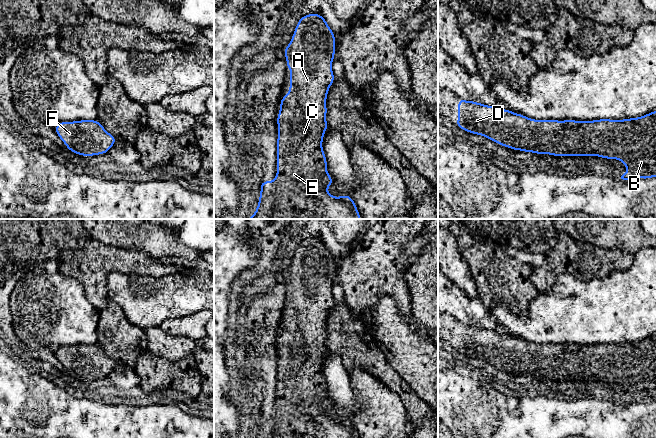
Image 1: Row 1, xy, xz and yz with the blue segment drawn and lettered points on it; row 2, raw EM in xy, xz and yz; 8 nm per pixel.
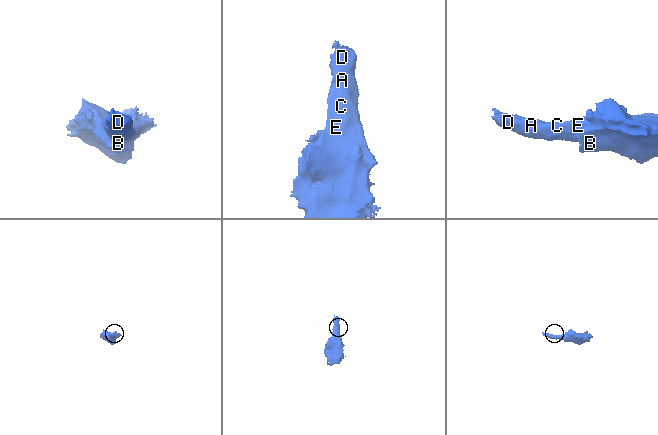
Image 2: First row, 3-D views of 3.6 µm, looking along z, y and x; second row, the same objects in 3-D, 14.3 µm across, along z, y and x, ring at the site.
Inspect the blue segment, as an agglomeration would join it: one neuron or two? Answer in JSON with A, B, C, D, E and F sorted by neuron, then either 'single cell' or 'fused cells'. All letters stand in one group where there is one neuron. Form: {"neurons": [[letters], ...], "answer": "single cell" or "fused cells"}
{"neurons": [["A", "B", "C", "D", "E", "F"]], "answer": "single cell"}

